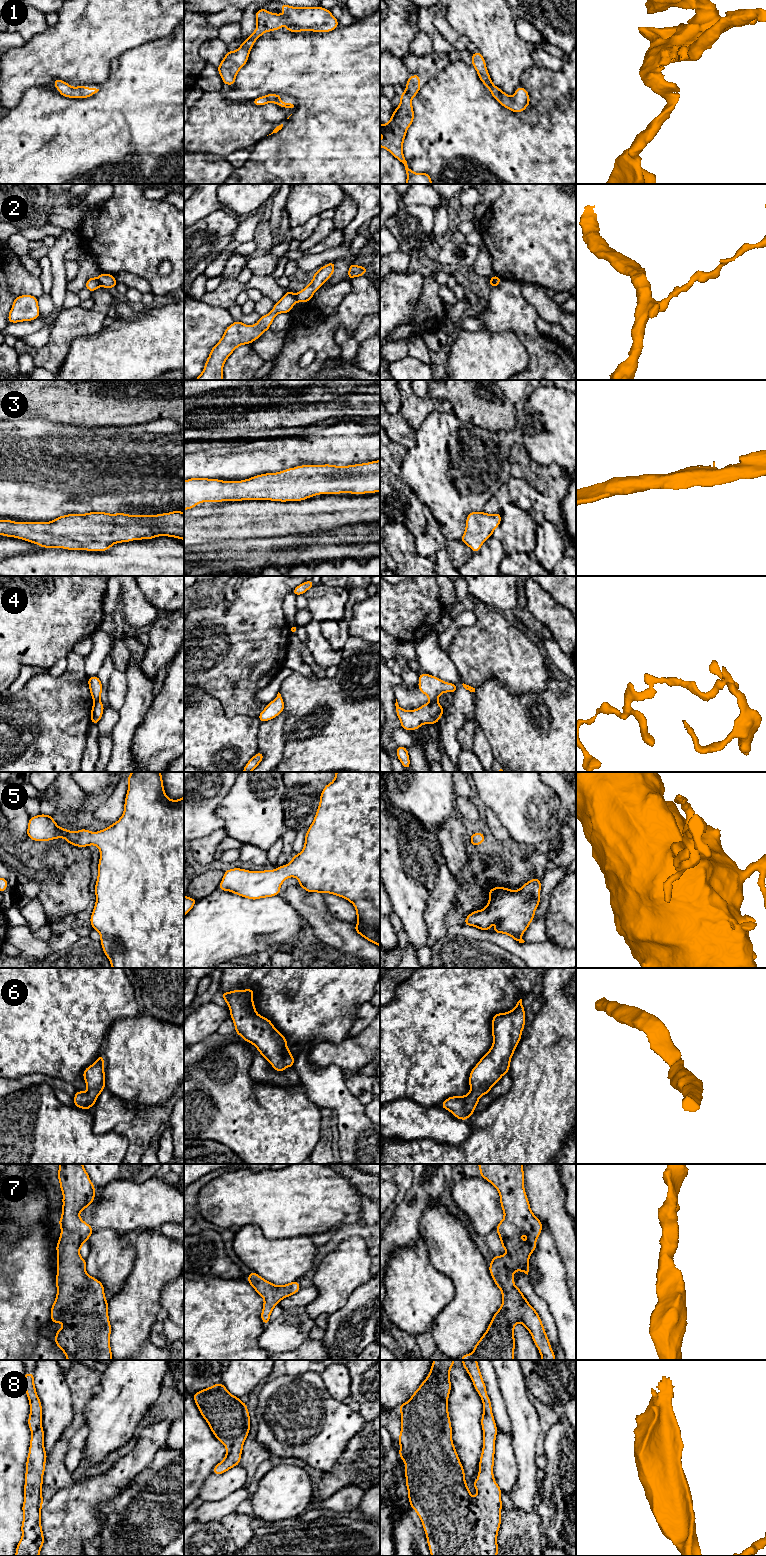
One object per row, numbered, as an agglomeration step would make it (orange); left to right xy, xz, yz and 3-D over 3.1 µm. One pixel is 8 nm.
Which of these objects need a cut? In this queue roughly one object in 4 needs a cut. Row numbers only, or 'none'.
2, 4

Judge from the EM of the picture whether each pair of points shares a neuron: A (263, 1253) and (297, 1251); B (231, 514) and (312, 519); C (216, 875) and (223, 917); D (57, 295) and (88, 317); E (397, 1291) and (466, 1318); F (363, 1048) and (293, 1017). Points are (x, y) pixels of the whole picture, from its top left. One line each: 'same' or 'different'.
A: same
B: same
C: different
D: different
E: different
F: different

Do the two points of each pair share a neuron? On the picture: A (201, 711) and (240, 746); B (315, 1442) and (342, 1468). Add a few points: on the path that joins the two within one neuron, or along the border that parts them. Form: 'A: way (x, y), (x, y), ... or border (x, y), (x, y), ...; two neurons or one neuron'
A: way (211, 721), (230, 740); one neuron
B: border (349, 1442), (335, 1464), (324, 1472); two neurons

